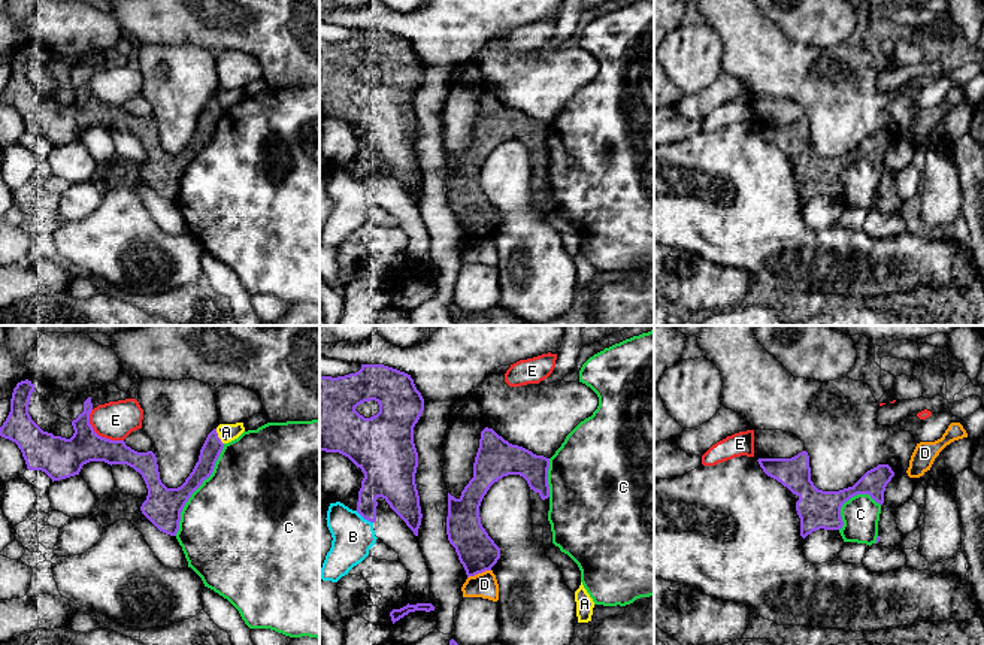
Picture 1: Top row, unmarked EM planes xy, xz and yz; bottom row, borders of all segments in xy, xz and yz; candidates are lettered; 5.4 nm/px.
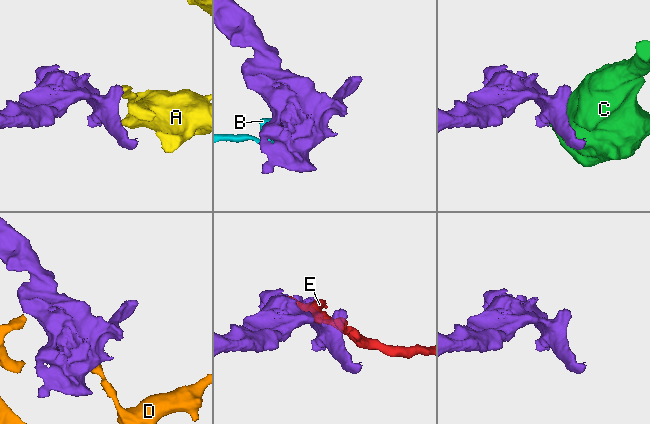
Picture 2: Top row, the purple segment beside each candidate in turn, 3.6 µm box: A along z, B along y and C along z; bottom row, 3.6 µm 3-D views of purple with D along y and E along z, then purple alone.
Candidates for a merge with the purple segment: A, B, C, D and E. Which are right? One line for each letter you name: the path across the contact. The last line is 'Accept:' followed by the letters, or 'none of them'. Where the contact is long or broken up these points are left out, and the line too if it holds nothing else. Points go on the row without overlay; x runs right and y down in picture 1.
Accept: none of them

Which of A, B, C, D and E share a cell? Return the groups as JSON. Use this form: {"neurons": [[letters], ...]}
{"neurons": [["A"], ["B"], ["C"], ["D"], ["E"]]}

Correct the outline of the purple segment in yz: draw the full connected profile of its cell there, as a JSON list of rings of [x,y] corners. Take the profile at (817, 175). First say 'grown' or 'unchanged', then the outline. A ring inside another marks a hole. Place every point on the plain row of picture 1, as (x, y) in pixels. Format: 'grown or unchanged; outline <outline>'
unchanged; outline [[[806,116],[791,124],[759,124],[763,137],[787,152],[799,163],[796,176],[800,184],[800,202],[805,205],[815,196],[839,196],[844,191],[841,173],[857,160],[869,160],[884,169],[884,157],[894,142],[888,130],[868,136],[853,152],[839,157],[818,155],[811,146],[809,121]]]

